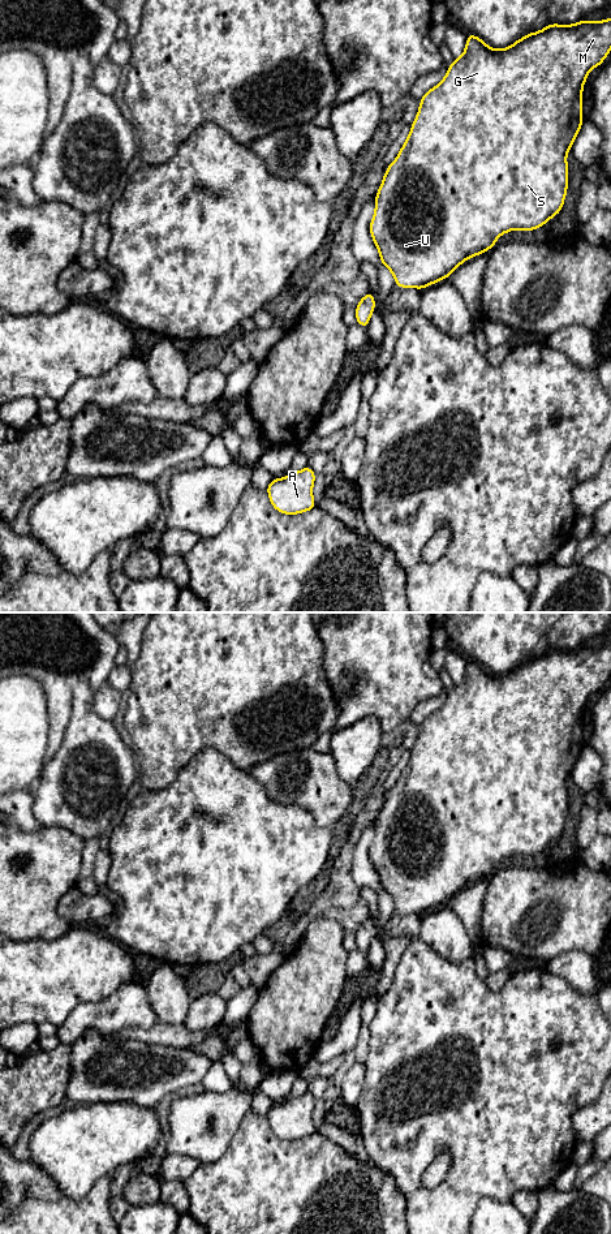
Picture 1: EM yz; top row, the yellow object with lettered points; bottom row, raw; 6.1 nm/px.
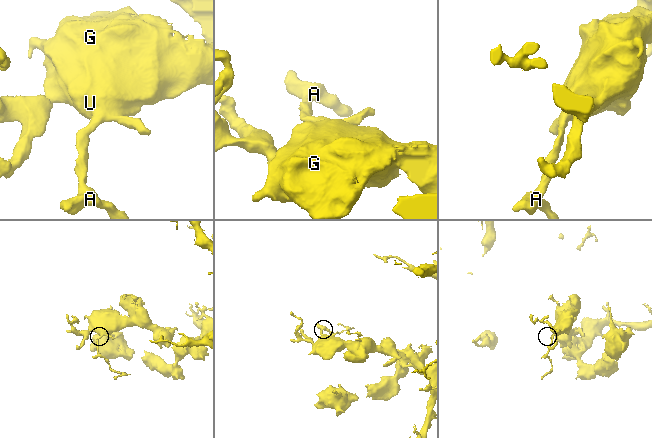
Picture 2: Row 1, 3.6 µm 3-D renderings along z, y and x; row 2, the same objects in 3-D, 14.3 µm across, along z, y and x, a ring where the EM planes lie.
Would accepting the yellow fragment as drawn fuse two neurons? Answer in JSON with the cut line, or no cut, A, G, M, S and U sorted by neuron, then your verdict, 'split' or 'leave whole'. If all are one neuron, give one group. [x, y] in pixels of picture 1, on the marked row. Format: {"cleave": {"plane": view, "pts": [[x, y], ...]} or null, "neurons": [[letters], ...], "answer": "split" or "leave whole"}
{"cleave": null, "neurons": [["A", "G", "M", "S", "U"]], "answer": "leave whole"}

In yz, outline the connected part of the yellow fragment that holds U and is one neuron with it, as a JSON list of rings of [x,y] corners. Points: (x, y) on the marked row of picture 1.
[[[611,18],[590,22],[582,20],[573,25],[550,23],[537,33],[529,33],[512,46],[494,50],[474,34],[468,34],[464,53],[448,66],[440,83],[426,91],[419,102],[417,116],[409,136],[396,159],[384,172],[383,181],[375,195],[375,211],[370,222],[370,235],[378,248],[380,263],[393,275],[400,288],[423,289],[447,279],[468,258],[473,258],[494,248],[496,240],[507,232],[521,229],[534,231],[556,216],[563,208],[568,189],[567,154],[581,129],[582,89],[591,69],[599,66],[611,51]]]

